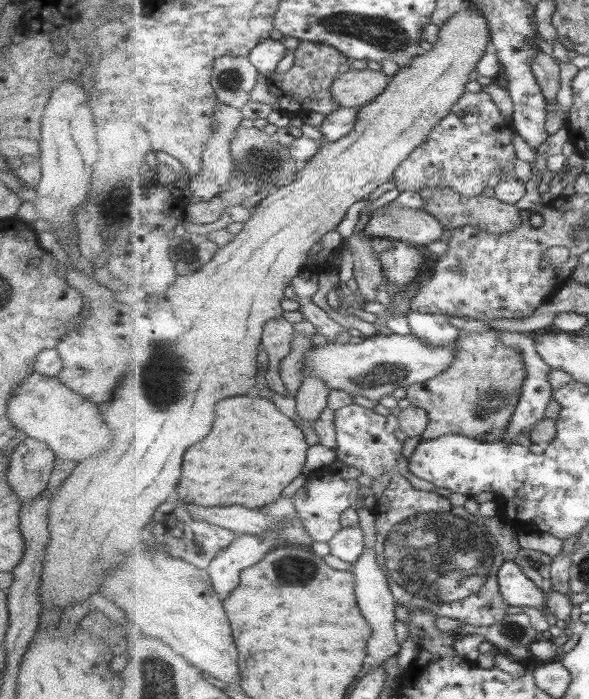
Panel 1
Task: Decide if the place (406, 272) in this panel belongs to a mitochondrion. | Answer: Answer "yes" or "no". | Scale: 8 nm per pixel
yes

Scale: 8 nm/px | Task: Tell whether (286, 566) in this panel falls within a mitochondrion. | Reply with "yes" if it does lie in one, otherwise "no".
yes

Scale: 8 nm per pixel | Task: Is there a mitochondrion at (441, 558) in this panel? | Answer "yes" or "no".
yes

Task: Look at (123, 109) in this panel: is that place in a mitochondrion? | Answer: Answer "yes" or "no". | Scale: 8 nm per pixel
no

